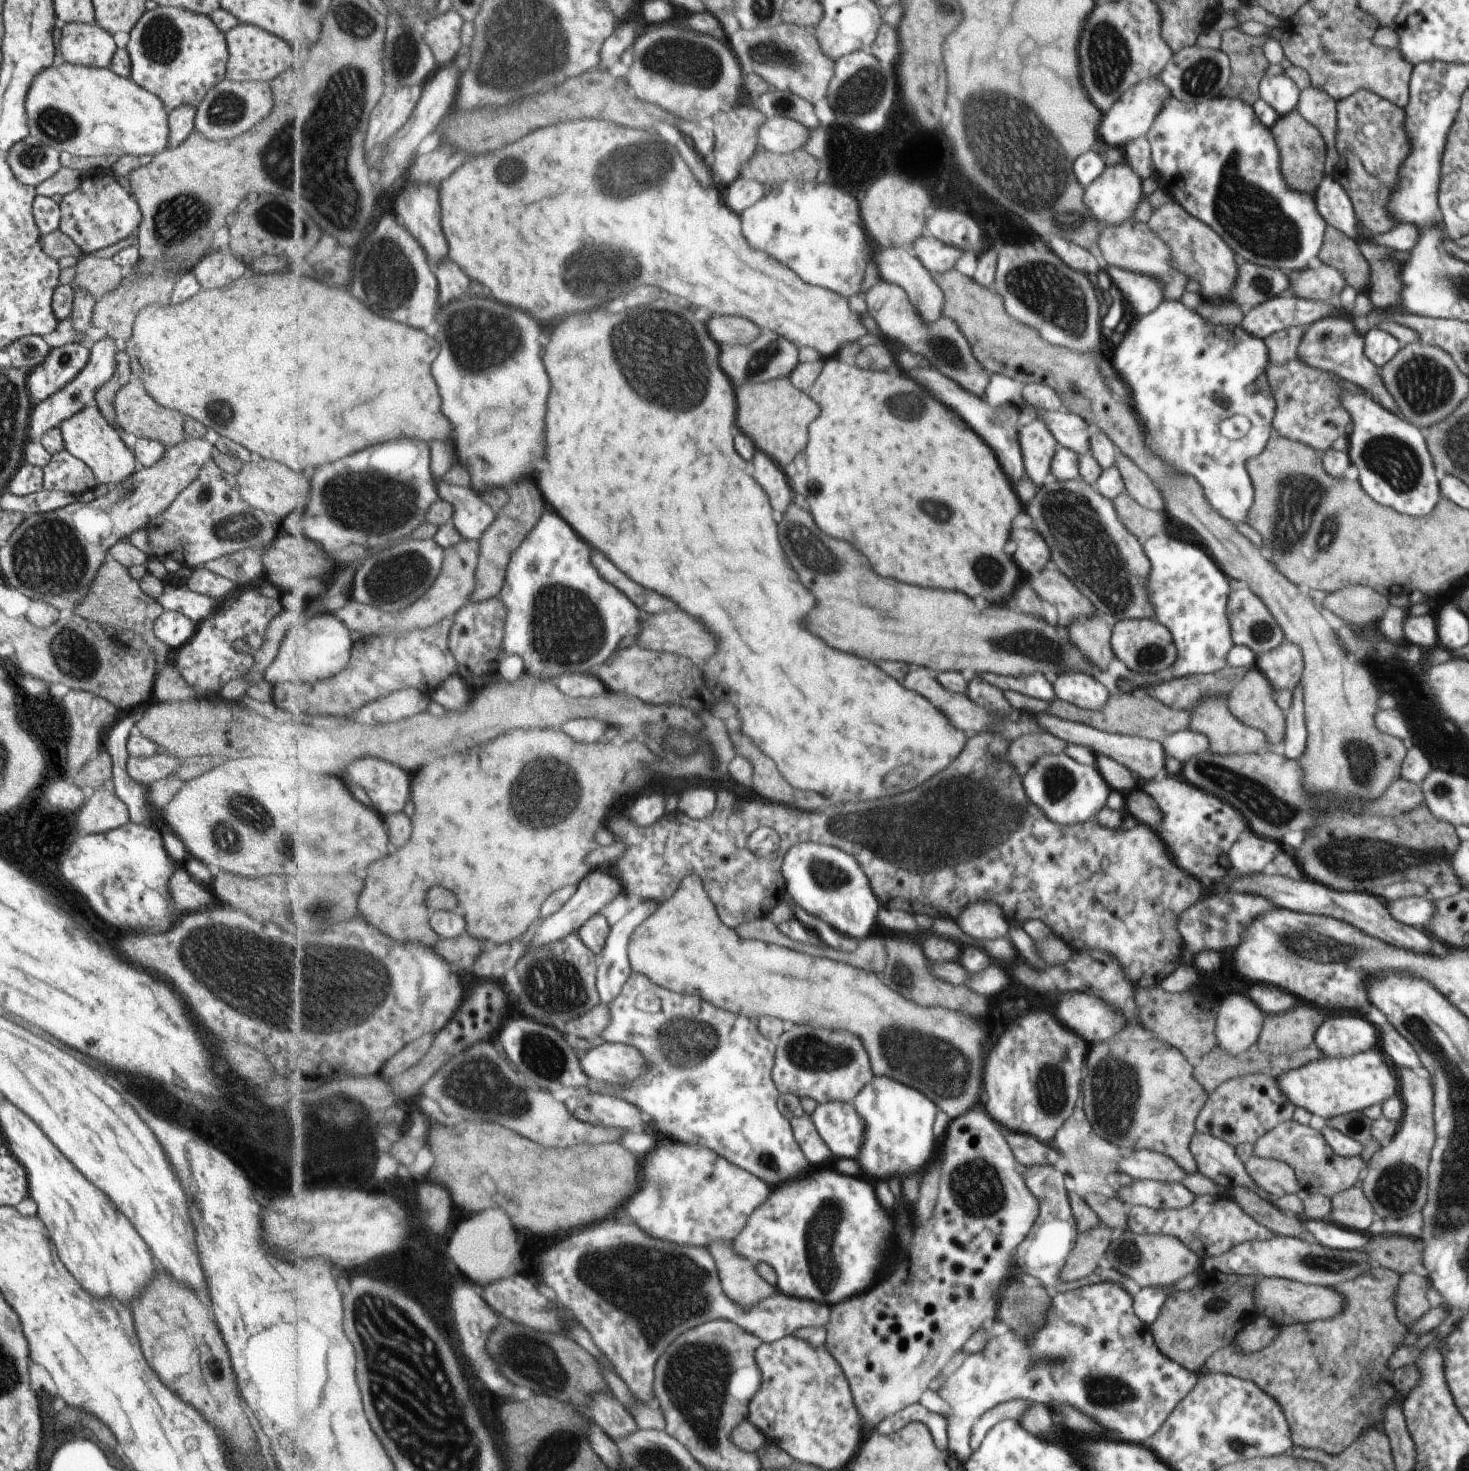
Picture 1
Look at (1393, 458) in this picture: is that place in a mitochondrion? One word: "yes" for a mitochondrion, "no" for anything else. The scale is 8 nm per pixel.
yes

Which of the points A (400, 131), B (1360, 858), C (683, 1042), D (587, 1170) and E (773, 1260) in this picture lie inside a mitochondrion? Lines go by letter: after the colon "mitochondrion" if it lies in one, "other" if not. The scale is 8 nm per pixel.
A: other
B: mitochondrion
C: mitochondrion
D: other
E: other

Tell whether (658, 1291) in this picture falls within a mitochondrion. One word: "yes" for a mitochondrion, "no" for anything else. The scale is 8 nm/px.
yes

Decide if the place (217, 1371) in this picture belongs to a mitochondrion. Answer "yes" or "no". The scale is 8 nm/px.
no

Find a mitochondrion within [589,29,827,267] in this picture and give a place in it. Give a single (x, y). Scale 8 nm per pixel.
(677, 59)

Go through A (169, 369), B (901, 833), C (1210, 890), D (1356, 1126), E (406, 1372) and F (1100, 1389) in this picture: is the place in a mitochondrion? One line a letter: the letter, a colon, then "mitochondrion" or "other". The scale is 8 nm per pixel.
A: other
B: mitochondrion
C: other
D: other
E: mitochondrion
F: mitochondrion

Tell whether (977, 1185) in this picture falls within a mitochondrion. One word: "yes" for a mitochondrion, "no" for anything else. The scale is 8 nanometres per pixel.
yes

